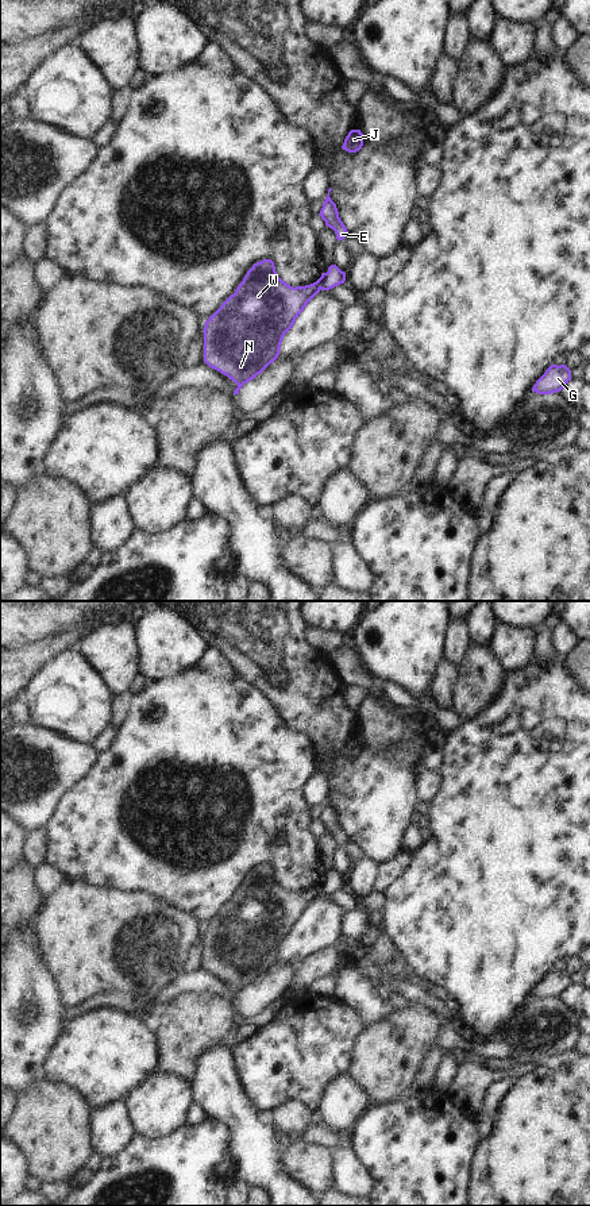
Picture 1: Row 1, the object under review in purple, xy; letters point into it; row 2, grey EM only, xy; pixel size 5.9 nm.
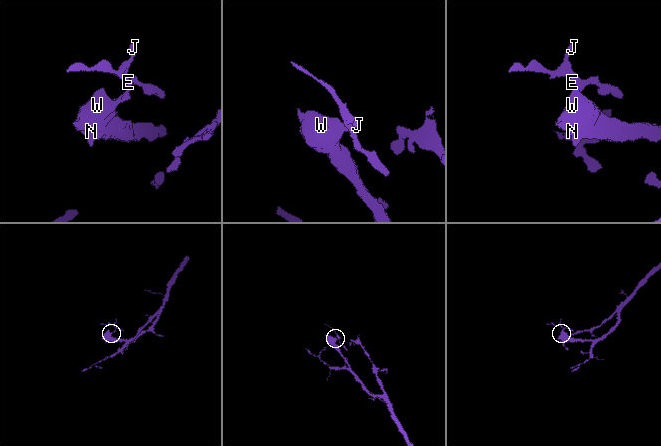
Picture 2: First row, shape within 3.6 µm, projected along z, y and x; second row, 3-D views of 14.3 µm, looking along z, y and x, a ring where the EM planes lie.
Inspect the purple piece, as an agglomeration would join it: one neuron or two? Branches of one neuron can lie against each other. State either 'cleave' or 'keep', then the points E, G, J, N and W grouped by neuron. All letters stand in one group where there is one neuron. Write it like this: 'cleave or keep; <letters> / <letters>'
cleave; E J / G N W

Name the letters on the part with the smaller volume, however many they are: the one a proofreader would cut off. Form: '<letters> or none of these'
E, J

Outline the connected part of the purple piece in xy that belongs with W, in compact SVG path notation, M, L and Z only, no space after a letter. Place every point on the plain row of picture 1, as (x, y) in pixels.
M263 864L252 870L243 886L220 913L209 921L204 930L204 967L232 985L238 993L234 1001L239 998L242 991L261 979L278 960L285 939L293 932L298 920L306 909L320 897L316 887L305 891L290 891L282 886L271 864Z

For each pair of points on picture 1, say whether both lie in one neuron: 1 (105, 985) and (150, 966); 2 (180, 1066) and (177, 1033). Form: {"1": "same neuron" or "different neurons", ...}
{"1": "same neuron", "2": "same neuron"}

